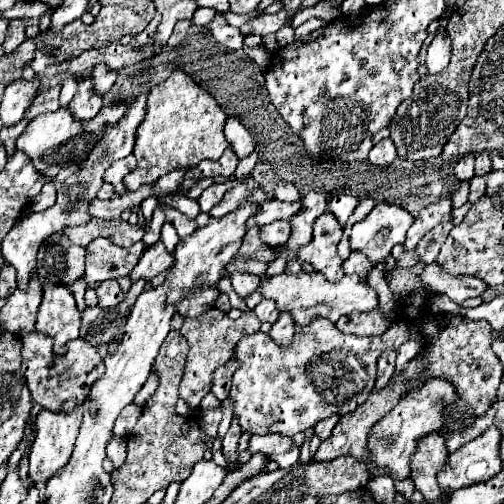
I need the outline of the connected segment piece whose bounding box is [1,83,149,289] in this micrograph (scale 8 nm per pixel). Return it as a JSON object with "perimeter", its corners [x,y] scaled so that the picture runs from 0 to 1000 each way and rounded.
{"perimeter":[[[296,165],[276,169],[276,181],[272,181],[272,188],[264,188],[248,232],[240,232],[240,240],[232,240],[224,248],[208,248],[204,272],[188,288],[188,296],[181,300],[173,319],[165,319],[157,327],[145,327],[145,331],[133,331],[109,351],[105,363],[113,371],[113,399],[109,399],[109,407],[101,415],[81,419],[81,423],[62,419],[62,423],[42,427],[30,438],[26,454],[14,462],[14,470],[2,482],[2,506],[34,538],[34,573],[54,573],[62,554],[71,548],[73,502],[77,486],[81,486],[81,478],[89,470],[97,470],[101,462],[129,466],[129,458],[137,450],[157,450],[157,446],[169,446],[169,442],[177,442],[185,435],[181,423],[177,423],[177,403],[185,395],[192,395],[192,383],[196,383],[196,375],[204,367],[208,339],[220,331],[224,319],[244,315],[244,312],[264,304],[272,252],[280,248],[280,240],[292,228],[292,188],[296,188]]]}

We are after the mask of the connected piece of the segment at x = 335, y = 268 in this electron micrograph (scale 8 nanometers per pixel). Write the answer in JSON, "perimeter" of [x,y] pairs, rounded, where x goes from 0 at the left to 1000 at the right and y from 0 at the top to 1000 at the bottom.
{"perimeter":[[[641,423],[625,438],[617,482],[589,494],[593,522],[617,522],[653,558],[673,558],[681,550],[681,514],[669,506],[677,466],[669,435],[657,423]]]}

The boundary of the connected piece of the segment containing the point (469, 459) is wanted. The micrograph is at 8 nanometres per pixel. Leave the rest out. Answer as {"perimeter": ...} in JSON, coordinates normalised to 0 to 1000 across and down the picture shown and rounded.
{"perimeter":[[[974,843],[962,859],[895,899],[887,911],[887,927],[867,942],[875,970],[903,974],[954,954],[970,954],[974,946],[994,938],[994,871],[994,855]]]}

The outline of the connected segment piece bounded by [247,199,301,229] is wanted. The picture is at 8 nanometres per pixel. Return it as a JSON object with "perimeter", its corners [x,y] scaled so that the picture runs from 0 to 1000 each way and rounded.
{"perimeter":[[[538,395],[530,403],[522,403],[510,423],[502,431],[490,435],[490,454],[498,450],[518,450],[518,446],[530,446],[538,438],[550,438],[550,435],[569,435],[589,423],[589,415],[597,415],[597,407],[589,403],[562,403],[554,395]]]}

